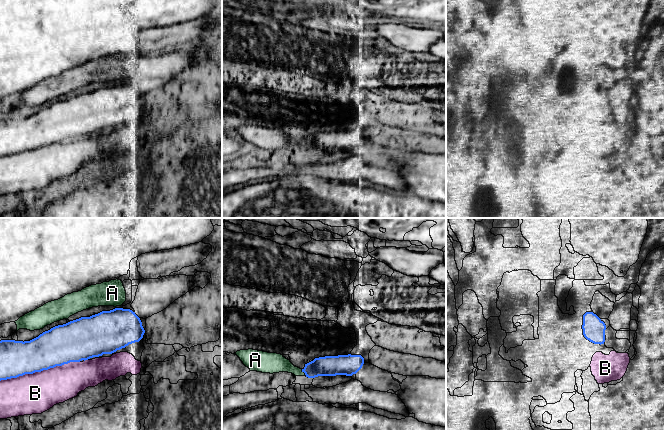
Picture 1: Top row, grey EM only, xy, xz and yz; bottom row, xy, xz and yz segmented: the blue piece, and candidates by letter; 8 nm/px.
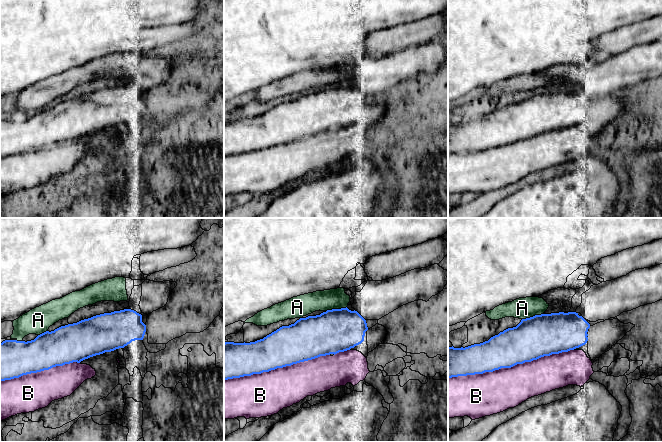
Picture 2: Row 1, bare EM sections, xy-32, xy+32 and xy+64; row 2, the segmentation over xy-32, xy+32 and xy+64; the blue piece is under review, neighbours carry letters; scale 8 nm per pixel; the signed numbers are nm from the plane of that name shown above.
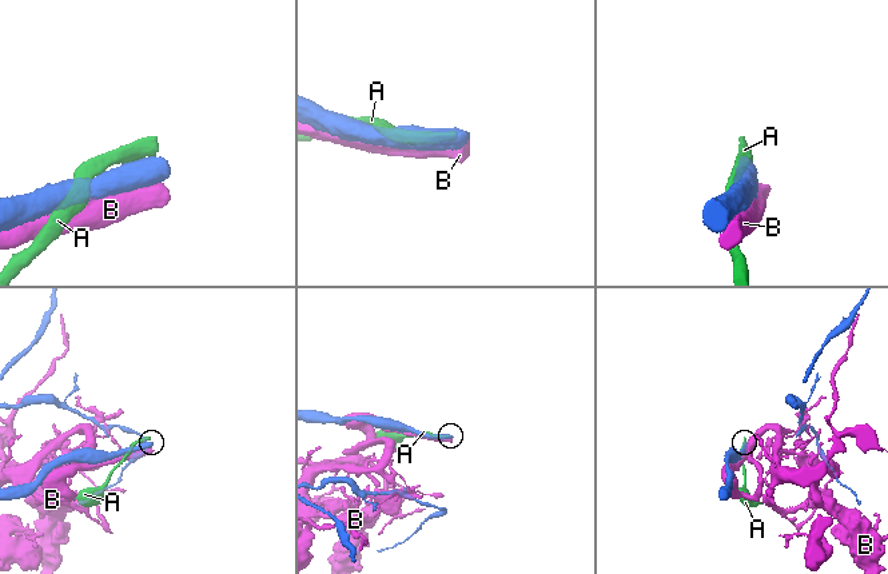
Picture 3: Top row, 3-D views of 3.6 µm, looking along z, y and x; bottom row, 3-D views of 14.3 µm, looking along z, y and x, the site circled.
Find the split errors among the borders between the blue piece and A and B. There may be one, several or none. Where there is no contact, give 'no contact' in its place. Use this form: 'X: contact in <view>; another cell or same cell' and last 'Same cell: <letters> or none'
A: contact in xz; another cell
B: contact in xy; another cell
Same cell: none

